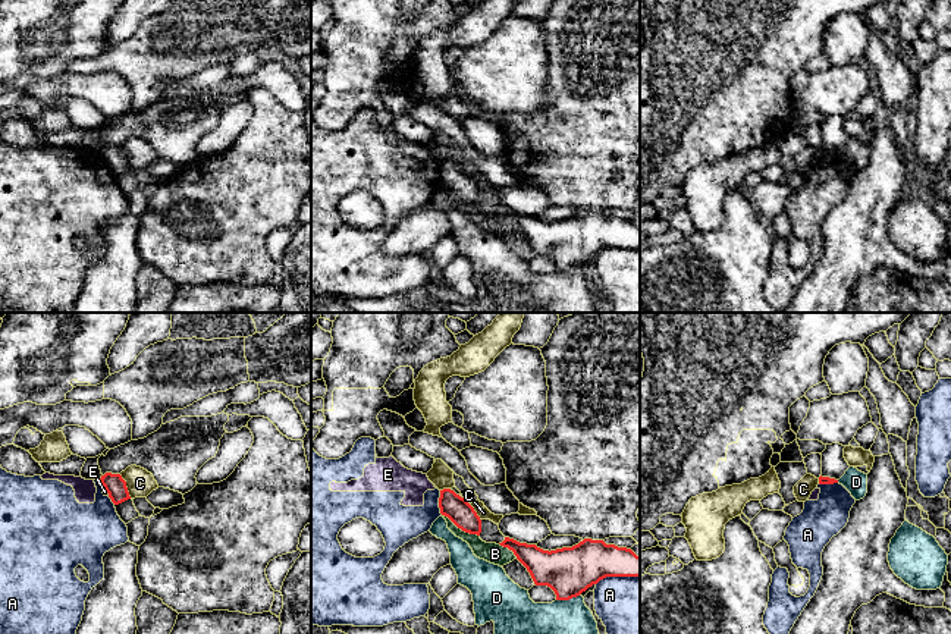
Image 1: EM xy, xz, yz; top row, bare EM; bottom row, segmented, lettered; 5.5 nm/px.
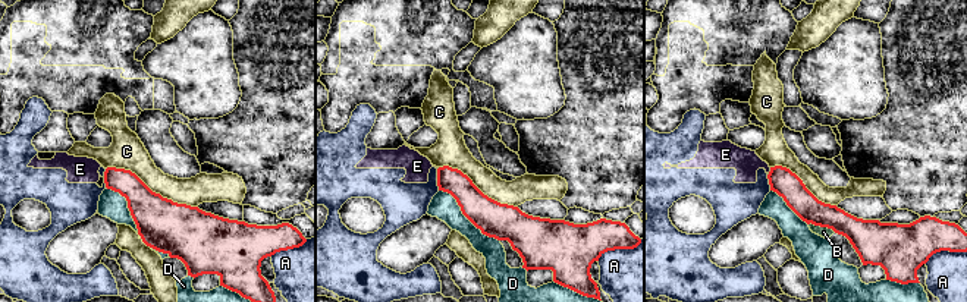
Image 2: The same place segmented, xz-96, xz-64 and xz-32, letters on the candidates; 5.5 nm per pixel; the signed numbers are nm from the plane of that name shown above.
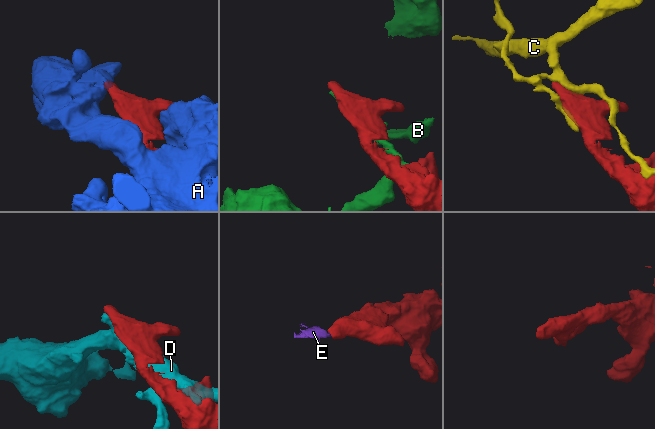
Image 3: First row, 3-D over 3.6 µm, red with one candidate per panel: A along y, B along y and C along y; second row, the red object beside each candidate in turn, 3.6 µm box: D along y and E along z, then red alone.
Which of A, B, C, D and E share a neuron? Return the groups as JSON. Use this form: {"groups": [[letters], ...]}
{"groups": [["A", "E"], ["B"], ["C"], ["D"]]}

